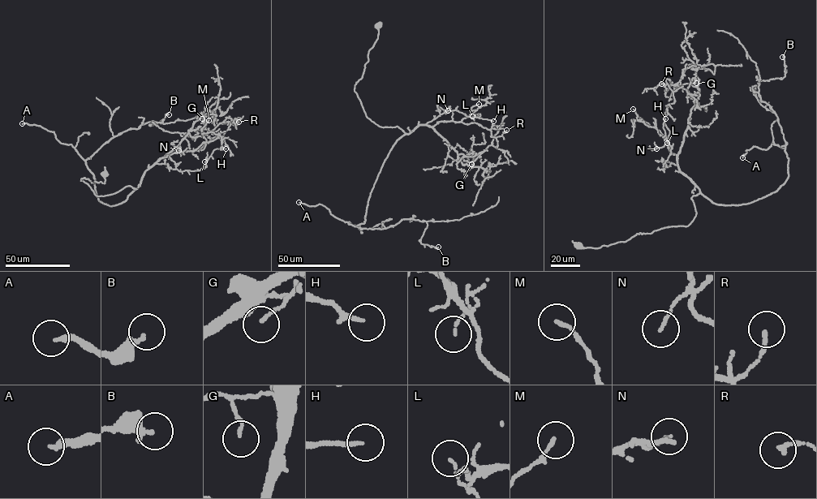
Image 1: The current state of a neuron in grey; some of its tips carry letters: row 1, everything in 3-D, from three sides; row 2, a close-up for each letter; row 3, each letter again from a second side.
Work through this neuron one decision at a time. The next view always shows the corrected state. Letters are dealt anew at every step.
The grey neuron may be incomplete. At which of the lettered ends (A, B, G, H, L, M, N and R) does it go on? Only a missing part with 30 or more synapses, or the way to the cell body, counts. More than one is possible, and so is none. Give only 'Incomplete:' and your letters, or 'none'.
Incomplete: A

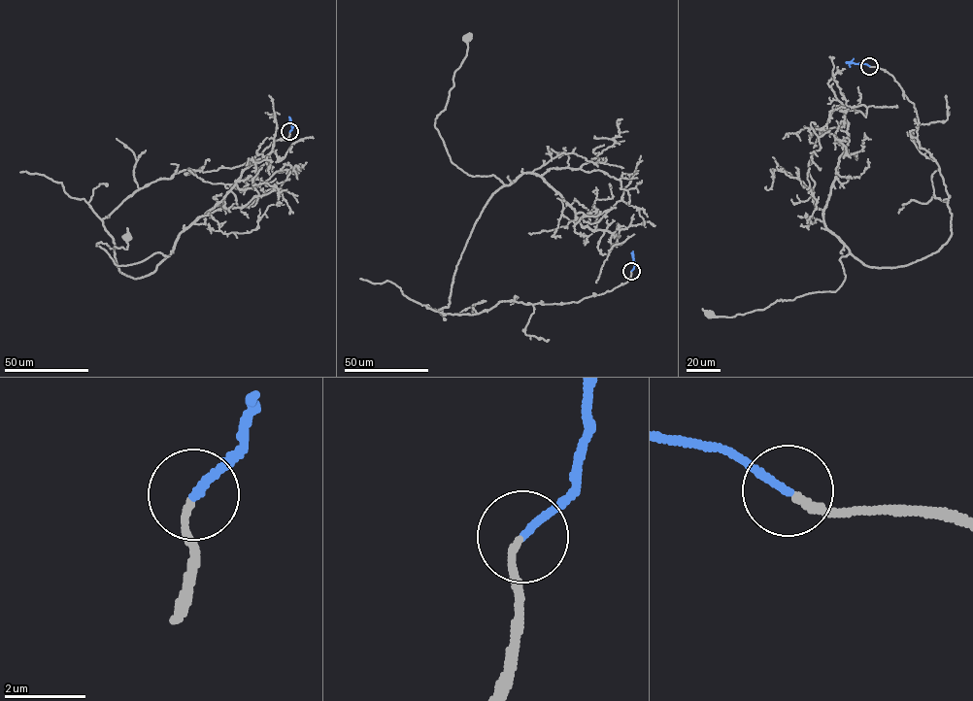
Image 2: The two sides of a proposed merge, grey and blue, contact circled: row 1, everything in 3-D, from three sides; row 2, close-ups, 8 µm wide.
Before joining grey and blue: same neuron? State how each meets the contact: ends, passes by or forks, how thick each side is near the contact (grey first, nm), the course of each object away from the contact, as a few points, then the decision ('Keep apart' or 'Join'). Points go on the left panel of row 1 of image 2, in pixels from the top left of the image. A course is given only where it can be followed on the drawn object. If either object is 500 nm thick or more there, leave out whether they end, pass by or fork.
At the ring grey ends. At the ring blue ends. Thickness 170 nm (grey) against 190 nm. Course of grey: (289, 131), (102, 219), (120, 272), (148, 275), (167, 256), (120, 265), (96, 246), (128, 237). Course of blue: (289, 131), (292, 126), (288, 116). Join

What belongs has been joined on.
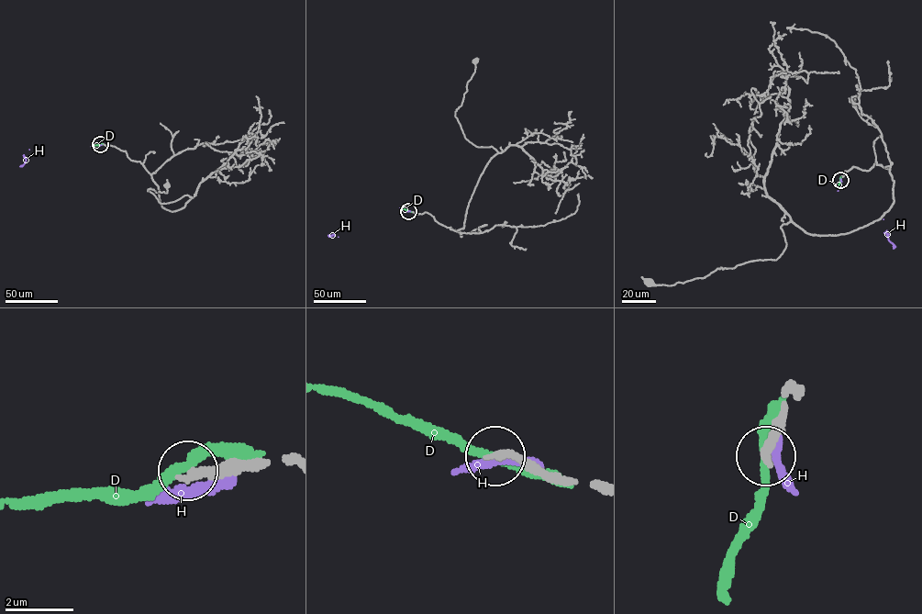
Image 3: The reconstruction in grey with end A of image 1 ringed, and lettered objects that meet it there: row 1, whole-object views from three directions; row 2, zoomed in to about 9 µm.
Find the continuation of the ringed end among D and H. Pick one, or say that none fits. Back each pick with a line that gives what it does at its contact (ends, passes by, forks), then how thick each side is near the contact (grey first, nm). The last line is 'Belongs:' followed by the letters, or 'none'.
Belongs: none

